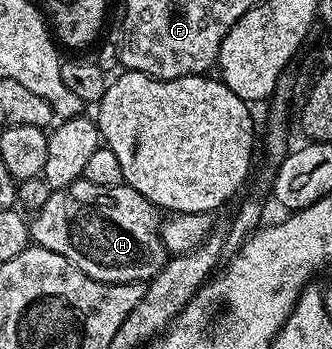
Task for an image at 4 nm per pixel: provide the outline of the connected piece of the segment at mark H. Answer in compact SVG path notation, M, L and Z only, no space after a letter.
M81 177L60 191L53 191L41 207L35 208L30 219L30 239L35 246L45 247L70 261L82 273L103 283L144 283L159 273L168 262L169 252L160 240L161 212L146 201L133 187L103 187Z

